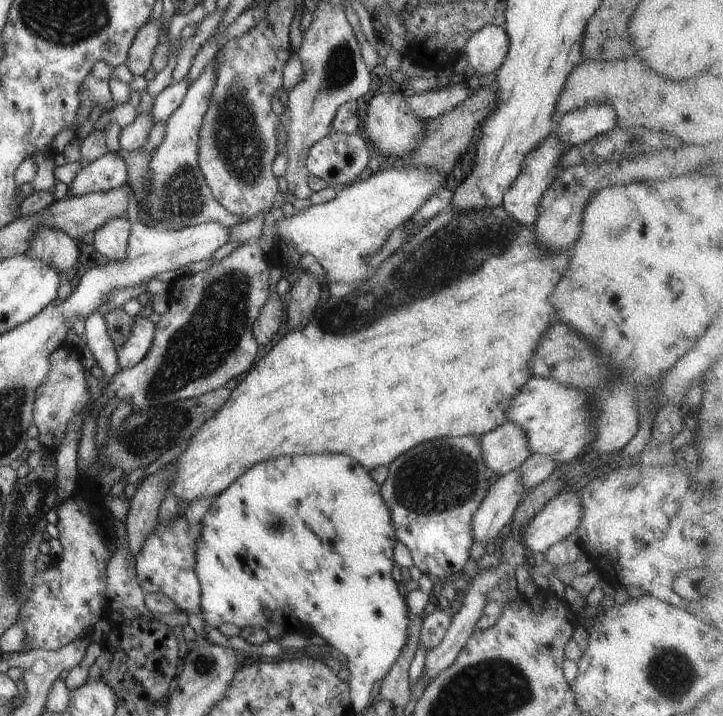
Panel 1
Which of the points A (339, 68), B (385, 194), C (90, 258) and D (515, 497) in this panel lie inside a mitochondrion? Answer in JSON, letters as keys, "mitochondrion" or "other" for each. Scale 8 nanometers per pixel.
{"A":"mitochondrion","B":"other","C":"other","D":"other"}

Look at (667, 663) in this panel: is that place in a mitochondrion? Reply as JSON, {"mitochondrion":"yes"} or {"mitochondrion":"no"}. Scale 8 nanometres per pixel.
{"mitochondrion":"yes"}

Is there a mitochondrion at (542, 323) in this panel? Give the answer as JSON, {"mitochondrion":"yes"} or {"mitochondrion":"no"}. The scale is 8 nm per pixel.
{"mitochondrion":"no"}

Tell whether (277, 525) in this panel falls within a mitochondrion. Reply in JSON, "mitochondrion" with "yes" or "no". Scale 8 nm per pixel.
{"mitochondrion":"yes"}

